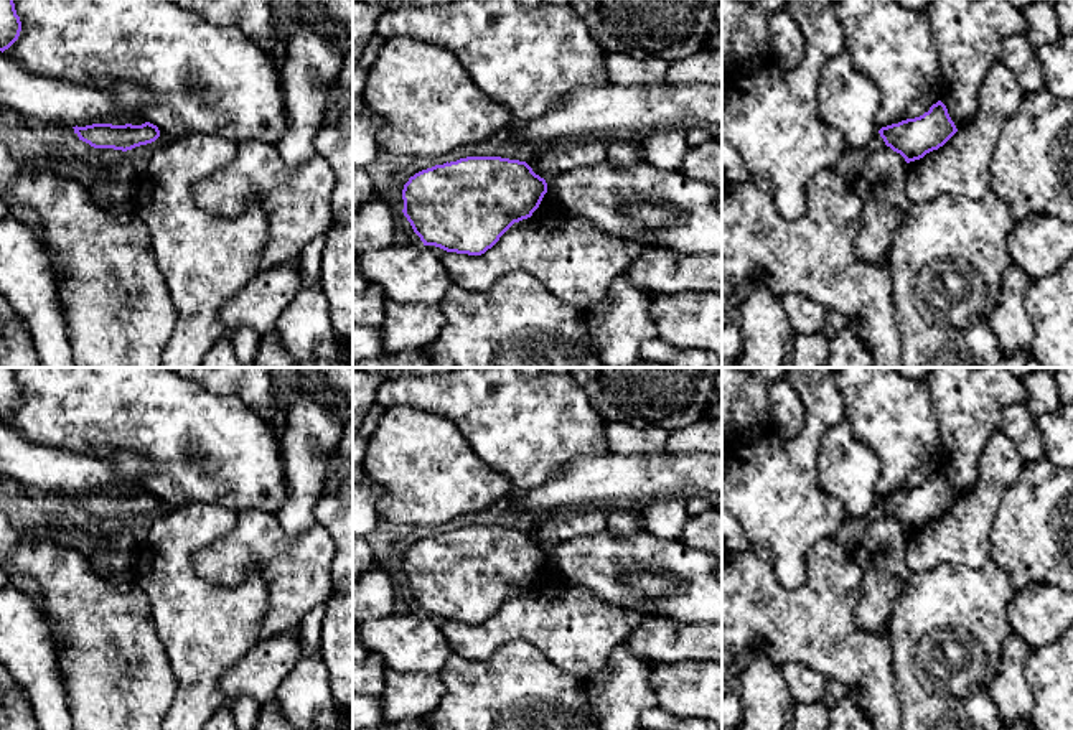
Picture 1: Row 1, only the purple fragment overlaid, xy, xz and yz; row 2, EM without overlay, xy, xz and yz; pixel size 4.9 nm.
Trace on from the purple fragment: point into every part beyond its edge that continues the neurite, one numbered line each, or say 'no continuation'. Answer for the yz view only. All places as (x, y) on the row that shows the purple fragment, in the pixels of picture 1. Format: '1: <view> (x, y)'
no continuation

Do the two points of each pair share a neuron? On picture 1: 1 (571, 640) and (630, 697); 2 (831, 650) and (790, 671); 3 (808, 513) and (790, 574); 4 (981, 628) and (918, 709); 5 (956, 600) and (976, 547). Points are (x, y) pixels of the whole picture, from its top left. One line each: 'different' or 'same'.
1: different
2: different
3: same
4: same
5: different

